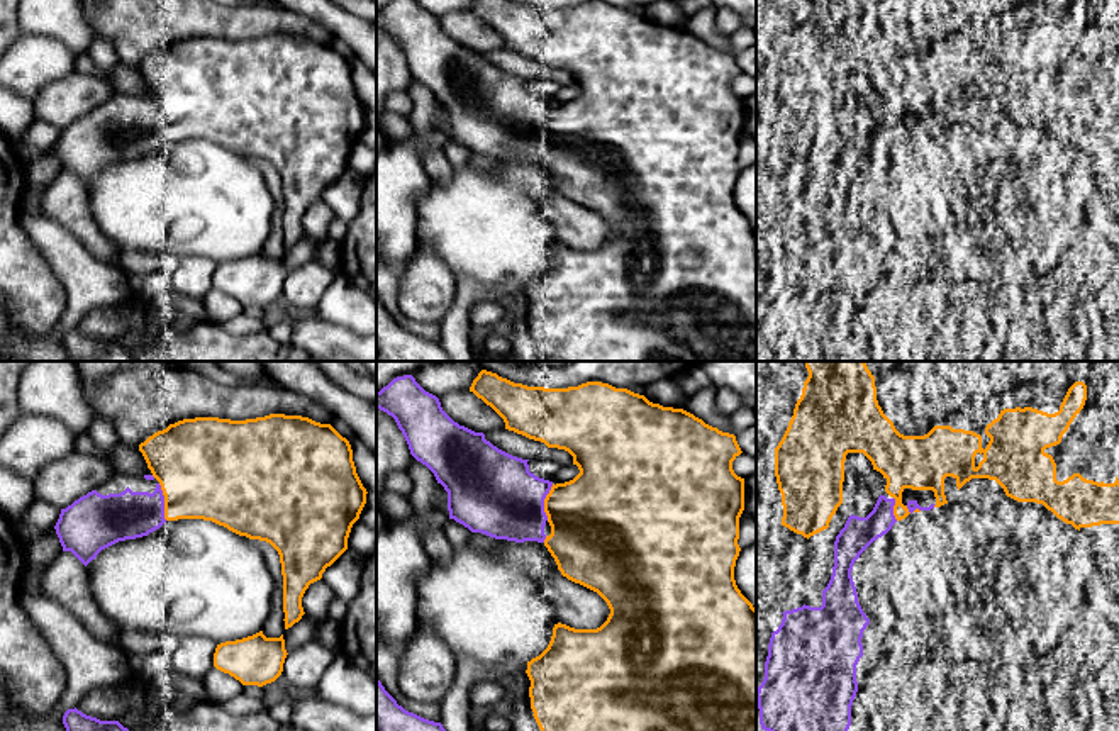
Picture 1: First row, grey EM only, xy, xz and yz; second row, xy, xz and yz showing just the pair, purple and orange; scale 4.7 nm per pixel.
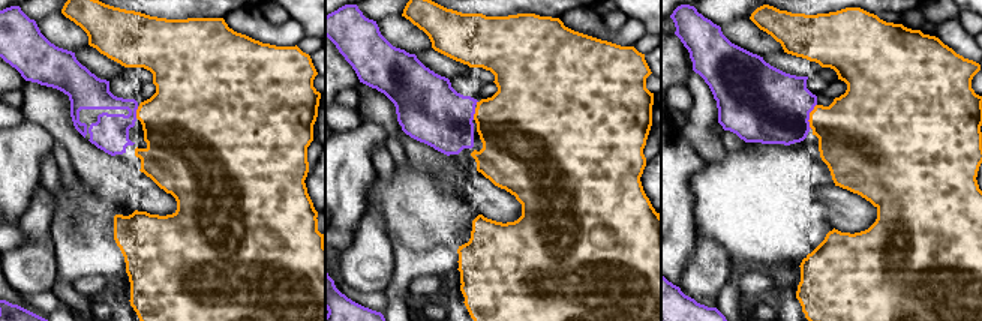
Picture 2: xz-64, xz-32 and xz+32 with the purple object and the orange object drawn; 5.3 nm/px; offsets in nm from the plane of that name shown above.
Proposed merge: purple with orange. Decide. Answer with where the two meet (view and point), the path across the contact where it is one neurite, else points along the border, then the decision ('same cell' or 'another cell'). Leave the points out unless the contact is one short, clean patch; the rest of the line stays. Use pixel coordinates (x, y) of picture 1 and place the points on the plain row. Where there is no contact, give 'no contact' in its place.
contact xz (543, 122); same cell

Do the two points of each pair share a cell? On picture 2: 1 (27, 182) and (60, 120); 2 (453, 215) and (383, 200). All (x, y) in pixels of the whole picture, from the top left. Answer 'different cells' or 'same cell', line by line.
1: different cells
2: same cell

